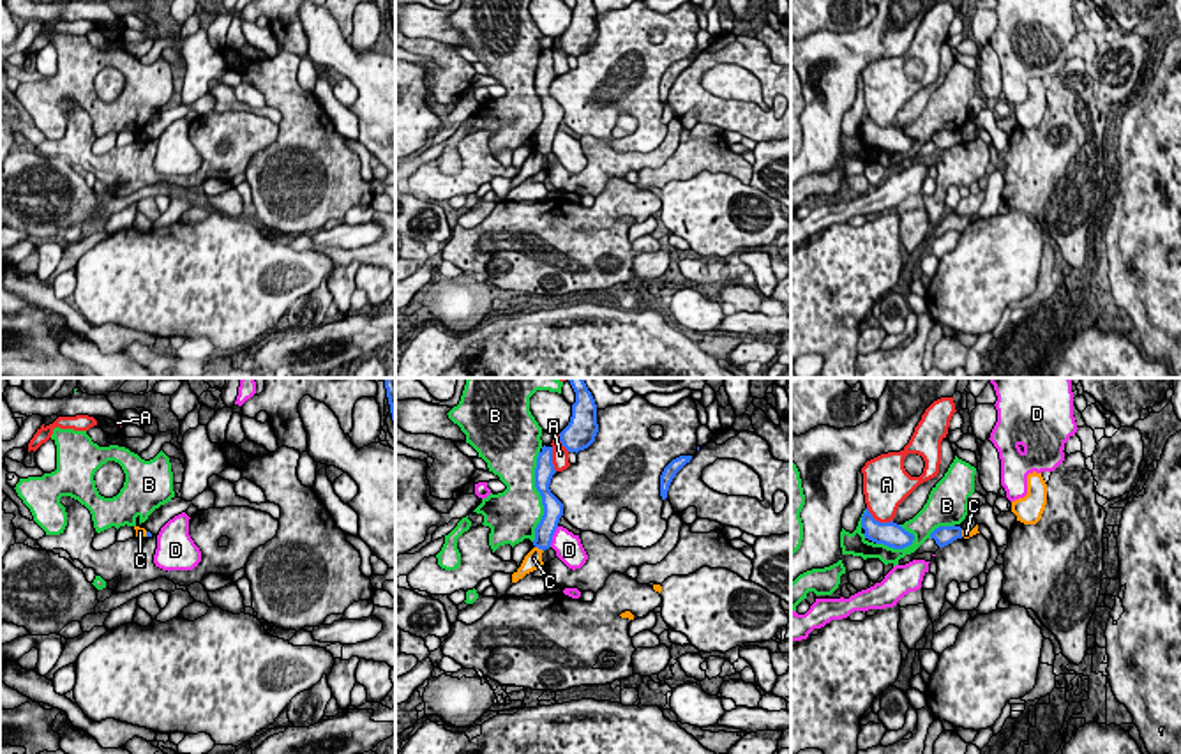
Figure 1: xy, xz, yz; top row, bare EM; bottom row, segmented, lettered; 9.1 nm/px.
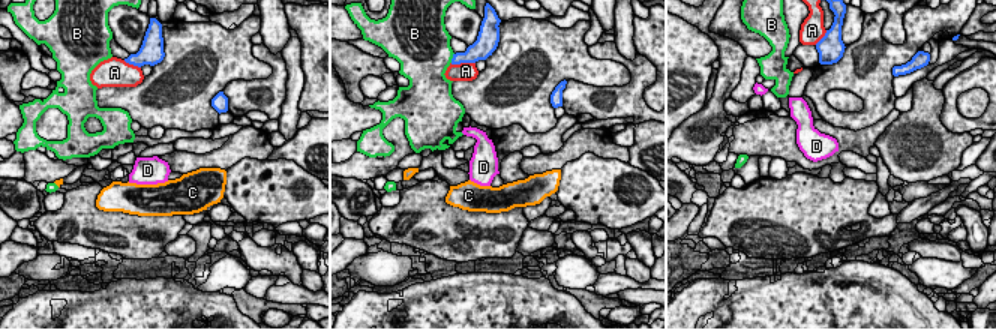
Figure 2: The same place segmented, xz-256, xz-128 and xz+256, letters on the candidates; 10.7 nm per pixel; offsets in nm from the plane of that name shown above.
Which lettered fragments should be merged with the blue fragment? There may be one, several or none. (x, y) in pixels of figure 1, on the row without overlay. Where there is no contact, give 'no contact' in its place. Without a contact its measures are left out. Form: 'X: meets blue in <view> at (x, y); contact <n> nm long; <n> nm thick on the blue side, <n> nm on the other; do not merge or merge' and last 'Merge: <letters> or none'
A: meets blue in yz at (878, 126); contact 280 nm long; 220 nm thick on the blue side, 340 nm on the other; do not merge
B: meets blue in xz at (541, 99); contact 850 nm long; 190 nm thick on the blue side, 440 nm on the other; do not merge
C: meets blue in xz at (539, 152); contact 100 nm long; 170 nm thick on the blue side, 160 nm on the other; do not merge
D: meets blue in xz at (551, 142); contact 200 nm long; 180 nm thick on the blue side, 240 nm on the other; do not merge
Merge: none

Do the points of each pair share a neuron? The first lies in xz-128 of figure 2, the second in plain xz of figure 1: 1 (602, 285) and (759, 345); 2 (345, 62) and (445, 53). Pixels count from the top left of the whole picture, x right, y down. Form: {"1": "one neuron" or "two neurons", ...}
{"1": "two neurons", "2": "one neuron"}

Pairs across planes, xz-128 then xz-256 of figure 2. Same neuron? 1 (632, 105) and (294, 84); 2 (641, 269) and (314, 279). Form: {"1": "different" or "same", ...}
{"1": "different", "2": "same"}

